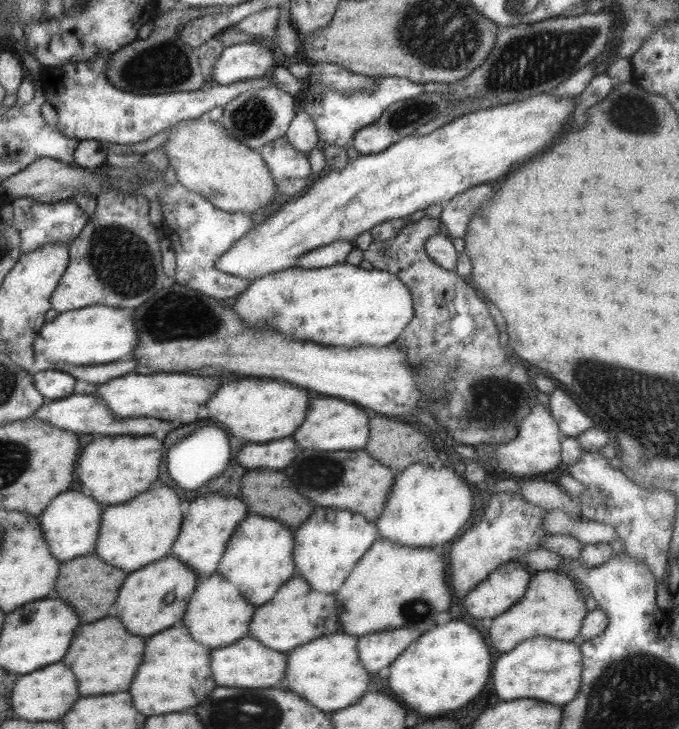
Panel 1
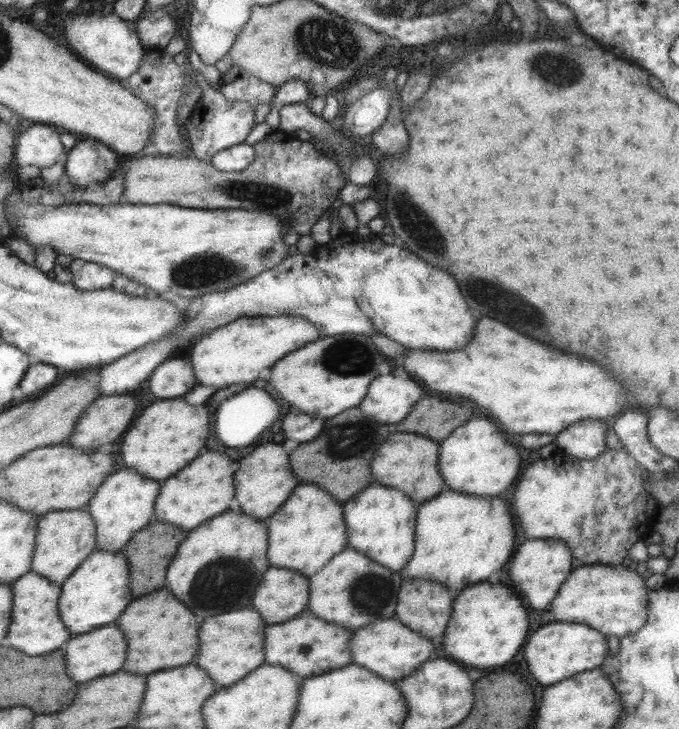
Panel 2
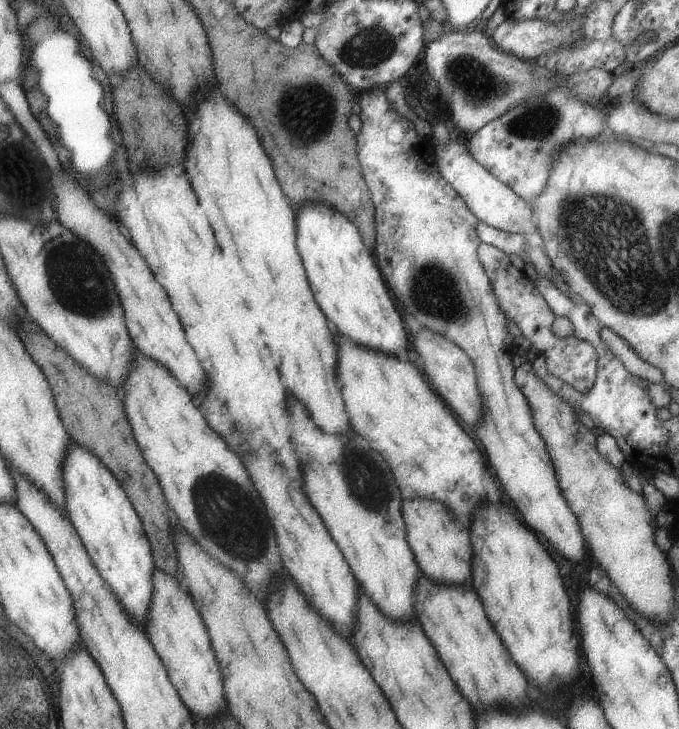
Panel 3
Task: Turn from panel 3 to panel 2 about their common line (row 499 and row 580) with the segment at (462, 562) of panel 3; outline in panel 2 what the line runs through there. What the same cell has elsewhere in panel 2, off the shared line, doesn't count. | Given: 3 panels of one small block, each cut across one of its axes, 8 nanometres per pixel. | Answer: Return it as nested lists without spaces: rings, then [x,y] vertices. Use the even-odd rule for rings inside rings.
[[[421,578],[401,579],[400,590],[397,593],[395,616],[403,626],[407,626],[413,632],[419,632],[423,638],[433,641],[442,636],[447,621],[451,614],[455,593],[449,588],[433,580],[421,580]]]

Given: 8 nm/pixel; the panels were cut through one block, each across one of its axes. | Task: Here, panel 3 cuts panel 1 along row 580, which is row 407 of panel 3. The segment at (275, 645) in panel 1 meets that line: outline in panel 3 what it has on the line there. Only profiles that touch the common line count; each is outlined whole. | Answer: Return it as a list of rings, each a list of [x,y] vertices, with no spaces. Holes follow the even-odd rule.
[[[289,394],[286,408],[288,427],[291,428],[290,443],[300,464],[303,491],[321,517],[329,536],[341,551],[356,582],[386,617],[394,621],[417,623],[413,595],[421,572],[406,541],[406,530],[400,511],[402,496],[389,465],[360,434],[353,432],[353,429],[341,434],[324,433],[311,422],[312,418],[308,416],[308,410],[301,406],[301,402],[297,402],[296,398],[289,398]]]

